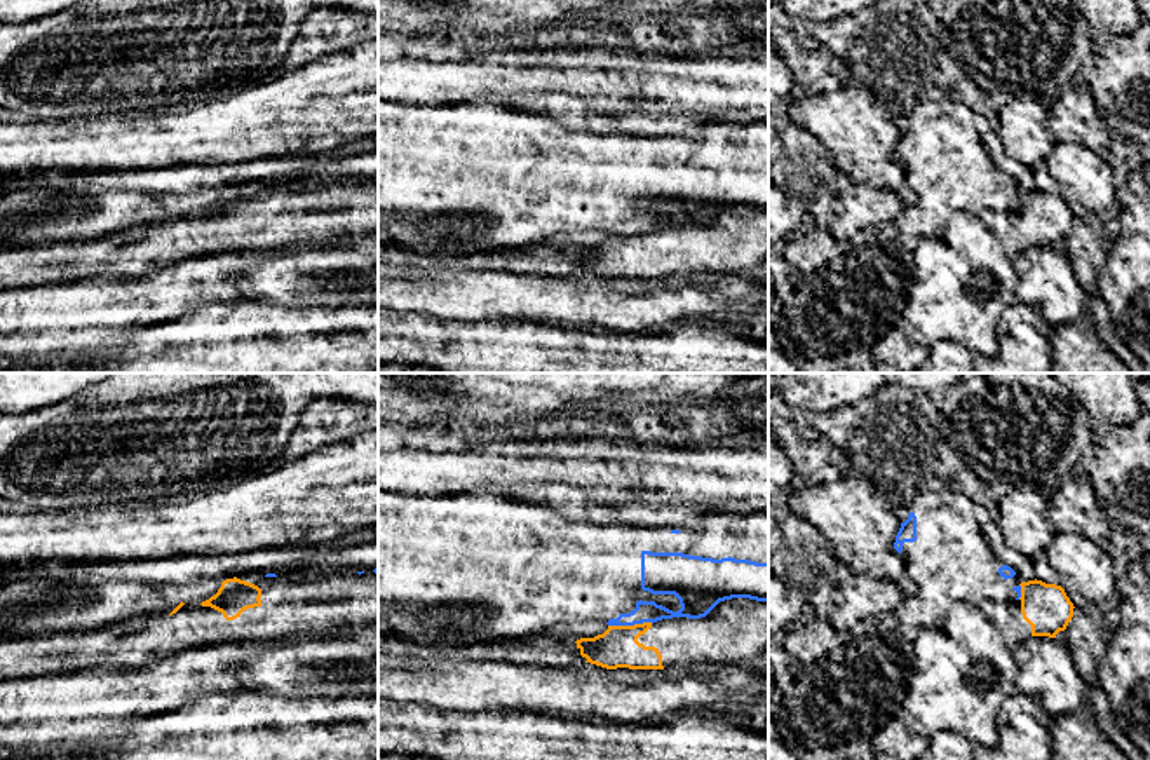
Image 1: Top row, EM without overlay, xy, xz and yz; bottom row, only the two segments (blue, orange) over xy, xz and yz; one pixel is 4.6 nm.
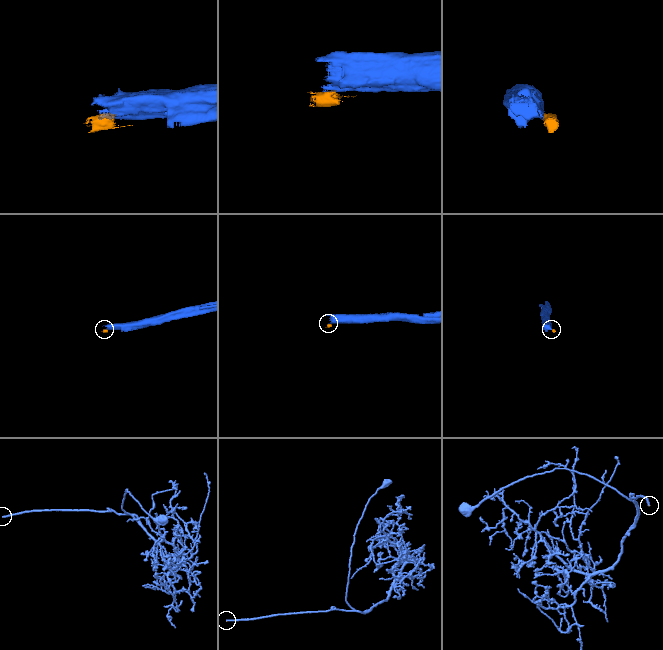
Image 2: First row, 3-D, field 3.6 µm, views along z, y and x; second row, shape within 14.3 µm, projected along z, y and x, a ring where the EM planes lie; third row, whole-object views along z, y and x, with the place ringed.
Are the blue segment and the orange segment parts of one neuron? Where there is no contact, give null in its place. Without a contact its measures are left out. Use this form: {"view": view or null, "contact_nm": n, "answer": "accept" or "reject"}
{"view": "xz", "contact_nm": 200, "answer": "reject"}

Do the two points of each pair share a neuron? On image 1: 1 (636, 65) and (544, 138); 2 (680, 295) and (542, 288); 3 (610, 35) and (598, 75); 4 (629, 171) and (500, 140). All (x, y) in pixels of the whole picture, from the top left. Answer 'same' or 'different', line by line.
1: different
2: same
3: different
4: same

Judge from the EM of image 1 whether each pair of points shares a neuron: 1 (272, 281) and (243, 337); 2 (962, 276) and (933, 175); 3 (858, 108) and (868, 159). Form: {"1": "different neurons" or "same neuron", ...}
{"1": "different neurons", "2": "different neurons", "3": "same neuron"}

